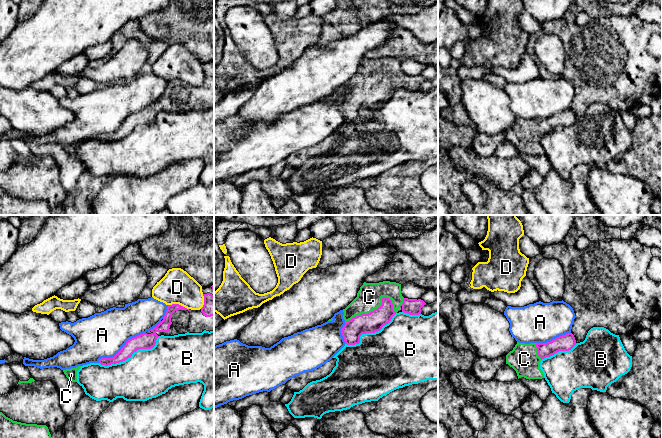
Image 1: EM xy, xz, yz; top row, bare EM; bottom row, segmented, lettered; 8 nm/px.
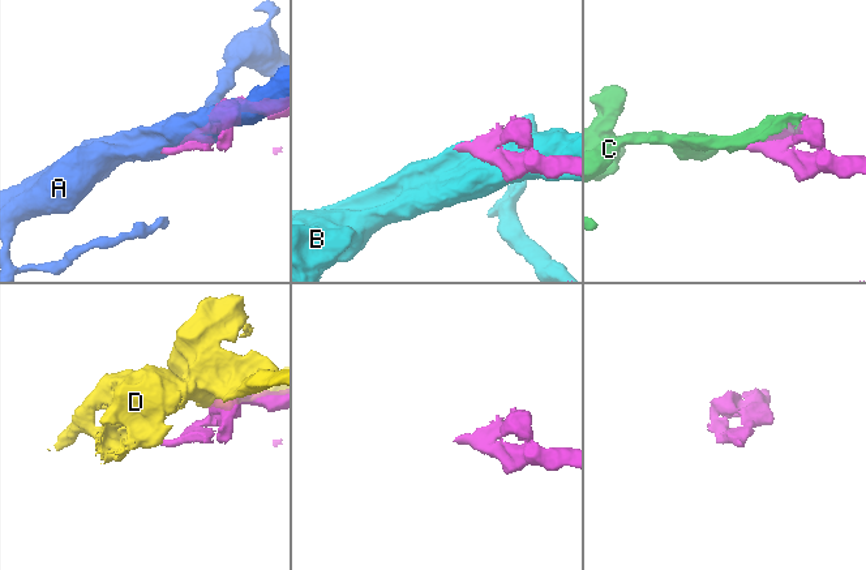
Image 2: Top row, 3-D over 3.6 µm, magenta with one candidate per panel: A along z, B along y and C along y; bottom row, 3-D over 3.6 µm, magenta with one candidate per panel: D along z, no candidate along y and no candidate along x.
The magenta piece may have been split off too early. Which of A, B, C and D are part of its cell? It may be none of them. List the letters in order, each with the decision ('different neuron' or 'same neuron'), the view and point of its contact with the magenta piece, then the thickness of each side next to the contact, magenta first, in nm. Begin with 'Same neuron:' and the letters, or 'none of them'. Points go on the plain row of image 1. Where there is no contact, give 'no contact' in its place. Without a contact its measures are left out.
Same neuron: C
A: different neuron | xy (121, 124) | 130/360 nm
B: different neuron | xy (131, 131) | 130/400 nm
C: same neuron | xz (371, 87) | 160/200 nm
D: different neuron | xy (178, 80) | 90/280 nm

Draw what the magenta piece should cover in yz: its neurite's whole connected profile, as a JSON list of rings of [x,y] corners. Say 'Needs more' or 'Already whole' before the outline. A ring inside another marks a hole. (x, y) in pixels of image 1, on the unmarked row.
Needs more. [[[572,109],[559,112],[547,119],[519,119],[506,131],[506,140],[512,143],[518,155],[542,155],[544,150],[540,145],[540,138],[559,127],[569,127],[576,121]]]

